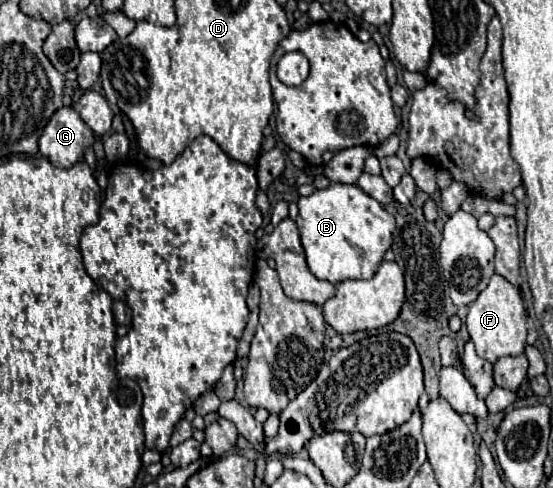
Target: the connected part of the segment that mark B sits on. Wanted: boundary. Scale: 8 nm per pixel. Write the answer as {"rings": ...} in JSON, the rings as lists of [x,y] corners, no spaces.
{"rings":[[[331,183],[327,189],[317,189],[313,195],[301,197],[295,223],[311,273],[329,283],[373,277],[385,251],[393,243],[395,231],[395,219],[381,203],[363,193],[357,185],[341,183]]]}

